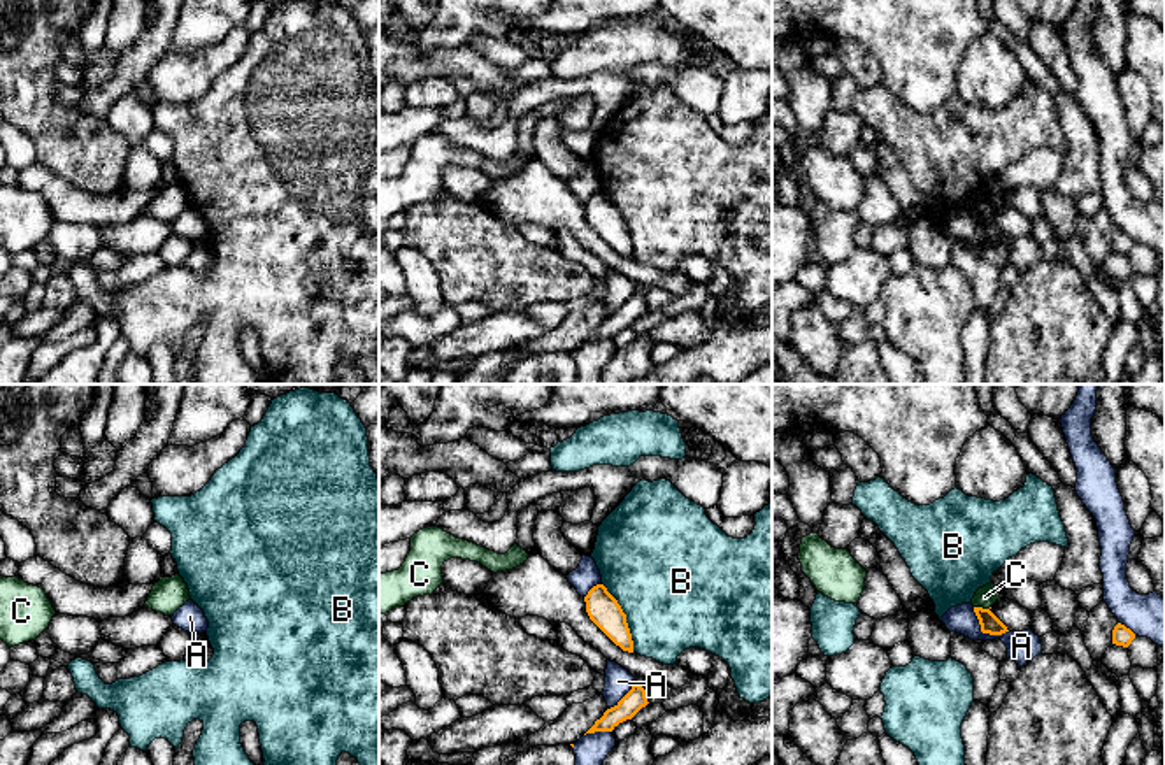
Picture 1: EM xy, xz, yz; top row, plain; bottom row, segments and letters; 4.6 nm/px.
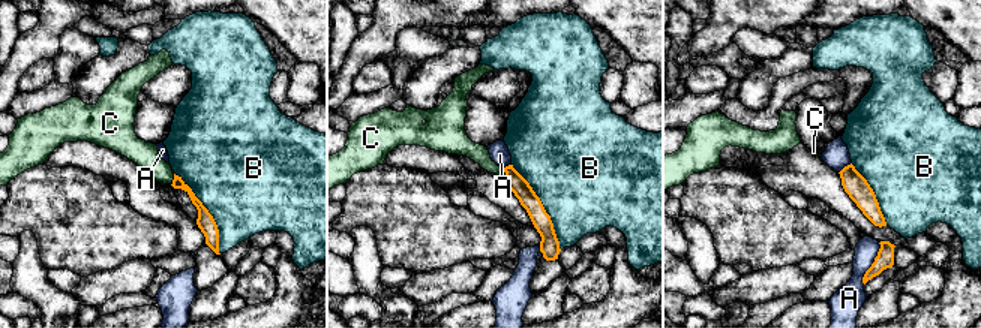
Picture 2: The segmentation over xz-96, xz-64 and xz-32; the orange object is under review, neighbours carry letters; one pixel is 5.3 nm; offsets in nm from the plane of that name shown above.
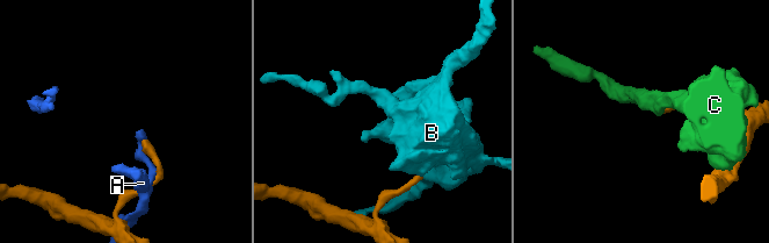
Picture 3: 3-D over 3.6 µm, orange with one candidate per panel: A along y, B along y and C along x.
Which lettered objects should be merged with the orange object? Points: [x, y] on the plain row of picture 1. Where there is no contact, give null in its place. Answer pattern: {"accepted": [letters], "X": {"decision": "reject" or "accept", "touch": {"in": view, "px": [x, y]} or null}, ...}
{"accepted": [], "A": {"decision": "reject", "touch": {"in": "yz", "px": [983, 239]}}, "B": {"decision": "reject", "touch": {"in": "xz", "px": [625, 225]}}, "C": {"decision": "reject", "touch": {"in": "yz", "px": [981, 214]}}}

